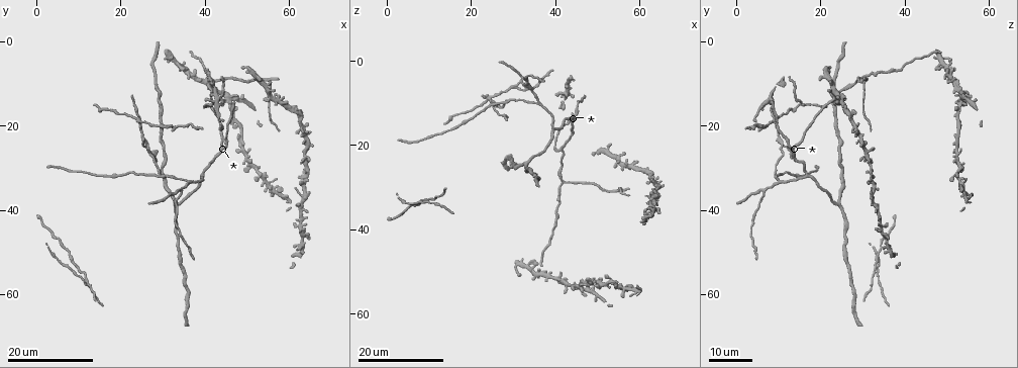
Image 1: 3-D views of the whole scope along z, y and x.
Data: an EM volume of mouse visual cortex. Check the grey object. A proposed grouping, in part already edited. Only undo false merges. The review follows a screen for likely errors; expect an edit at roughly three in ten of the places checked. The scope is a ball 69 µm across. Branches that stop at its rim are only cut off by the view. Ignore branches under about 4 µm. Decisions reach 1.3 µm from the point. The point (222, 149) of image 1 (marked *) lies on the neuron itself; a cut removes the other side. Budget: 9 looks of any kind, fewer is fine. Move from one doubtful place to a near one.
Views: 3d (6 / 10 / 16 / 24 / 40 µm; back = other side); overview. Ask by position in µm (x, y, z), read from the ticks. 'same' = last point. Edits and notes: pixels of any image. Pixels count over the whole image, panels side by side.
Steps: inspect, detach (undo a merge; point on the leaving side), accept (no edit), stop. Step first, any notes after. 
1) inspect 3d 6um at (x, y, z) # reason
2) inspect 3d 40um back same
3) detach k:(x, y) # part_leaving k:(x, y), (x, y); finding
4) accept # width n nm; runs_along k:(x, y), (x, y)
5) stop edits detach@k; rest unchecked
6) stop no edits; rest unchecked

inspect 3d 16um at (36.0, 33.0, 9.5) # a fork

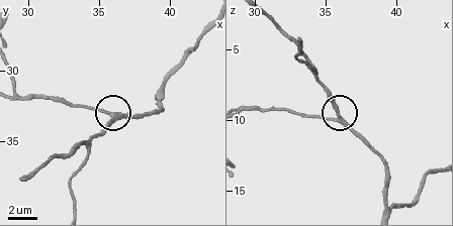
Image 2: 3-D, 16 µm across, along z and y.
inspect 3d 10um at (36.0, 33.2, 9.8)

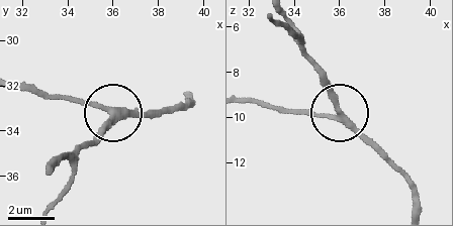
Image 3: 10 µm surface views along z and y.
inspect 3d 6um at (35.9, 33.2, 9.9) # closer look

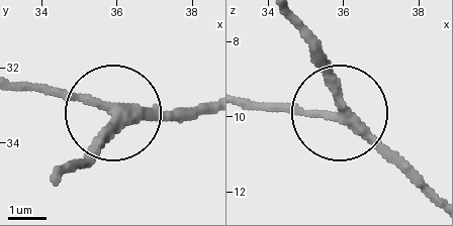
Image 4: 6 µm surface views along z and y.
accept # arms 3; runs_along 4:(434, 203), (347, 125), (334, 77), (311, 51); continuous, no second neuron

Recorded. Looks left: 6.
inspect 3d 16um at (29.0, 32.0, 9.5) # three arms meet

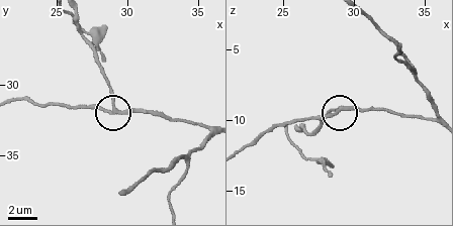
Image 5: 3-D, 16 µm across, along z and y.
inspect 3d 10um at (29.0, 31.6, 9.2)

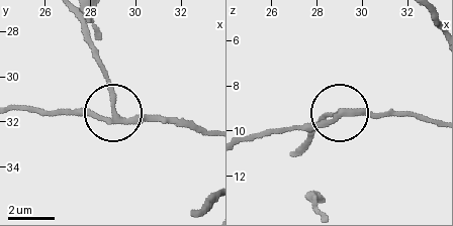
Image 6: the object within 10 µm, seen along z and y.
accept # runs_along 6:(436, 124), (408, 113), (344, 113), (270, 134); all the same neuron

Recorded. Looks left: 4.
inspect 3d 24um at (41.0, 15.5, 21.0) # three-way junction

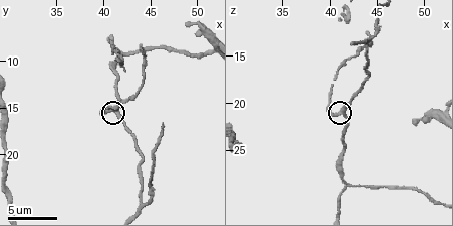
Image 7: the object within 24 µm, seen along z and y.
inspect 3d 10um same

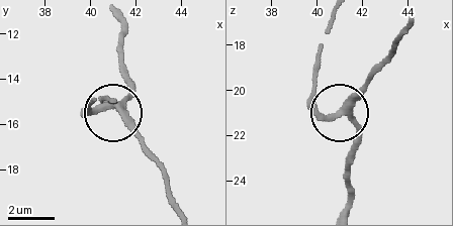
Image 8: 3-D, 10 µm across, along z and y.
inspect 3d 10um back at (41.2, 15.1, 21.0)

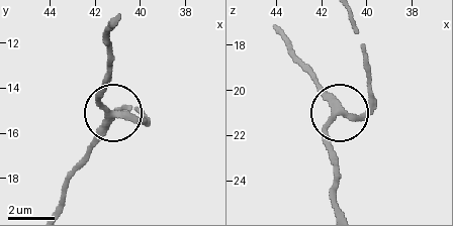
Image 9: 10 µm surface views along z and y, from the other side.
accept # runs_along 9:(277, 27), (339, 110), (356, 112), (366, 107), (368, 80); all the same neuron

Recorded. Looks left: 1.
stop no edits; rest unchecked

